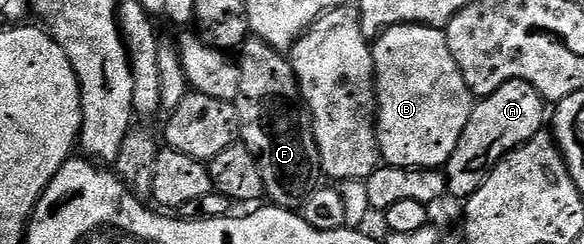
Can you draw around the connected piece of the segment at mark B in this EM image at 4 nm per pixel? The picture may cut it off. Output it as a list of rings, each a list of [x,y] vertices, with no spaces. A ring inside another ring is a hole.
[[[402,23],[388,28],[373,40],[372,50],[378,93],[376,122],[381,162],[391,167],[445,168],[456,149],[456,141],[460,141],[464,125],[468,125],[468,117],[476,102],[468,85],[464,85],[464,77],[460,73],[460,65],[456,65],[456,57],[452,57],[452,49],[448,49],[445,30],[420,23]]]

